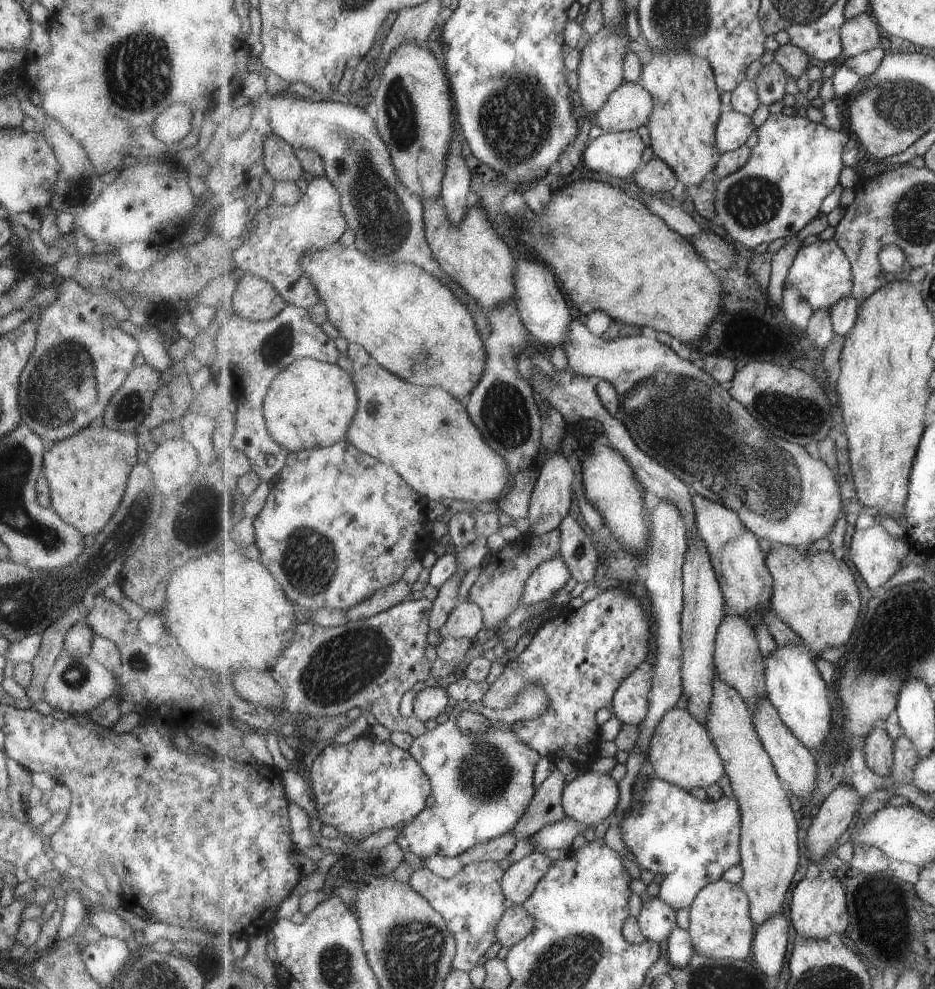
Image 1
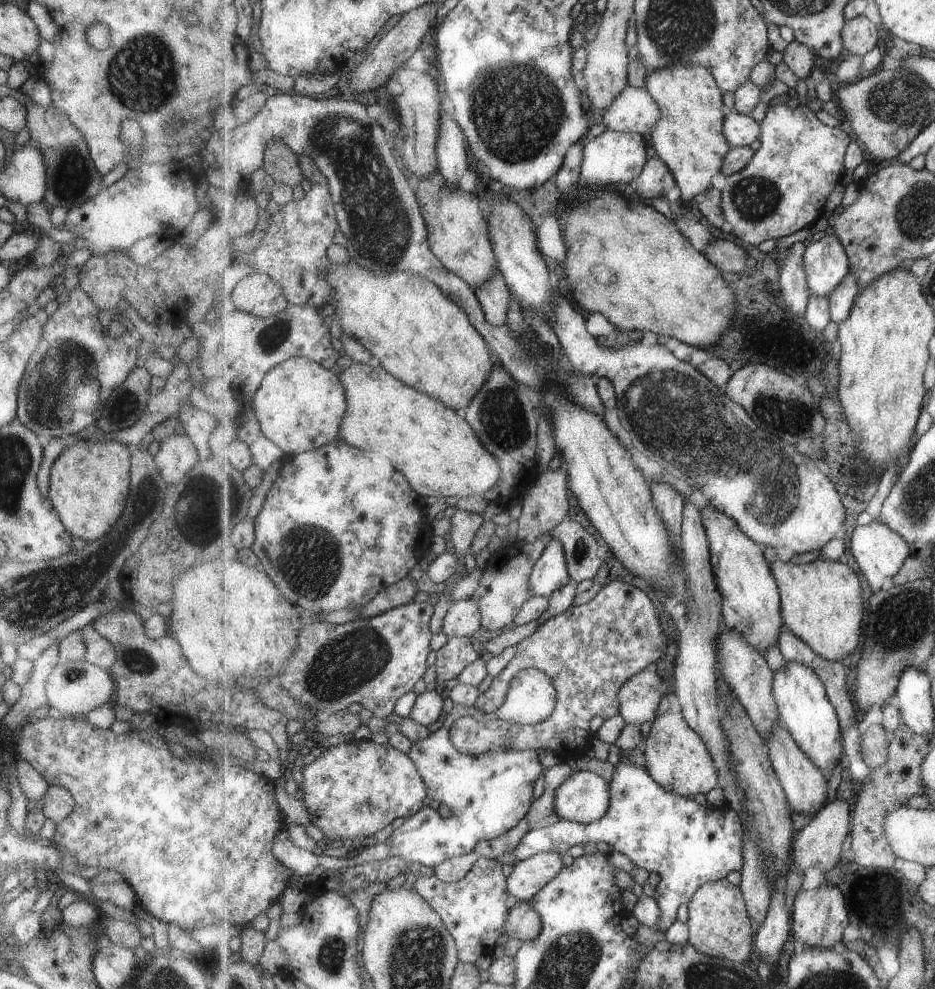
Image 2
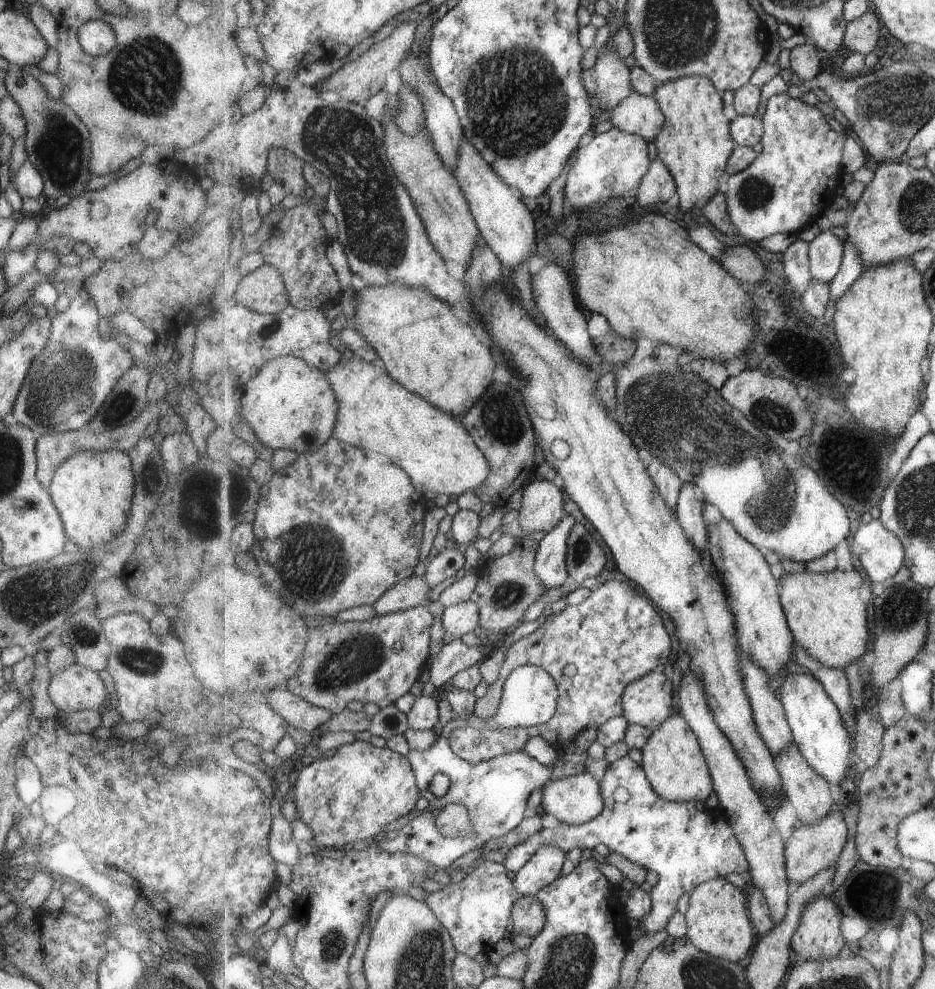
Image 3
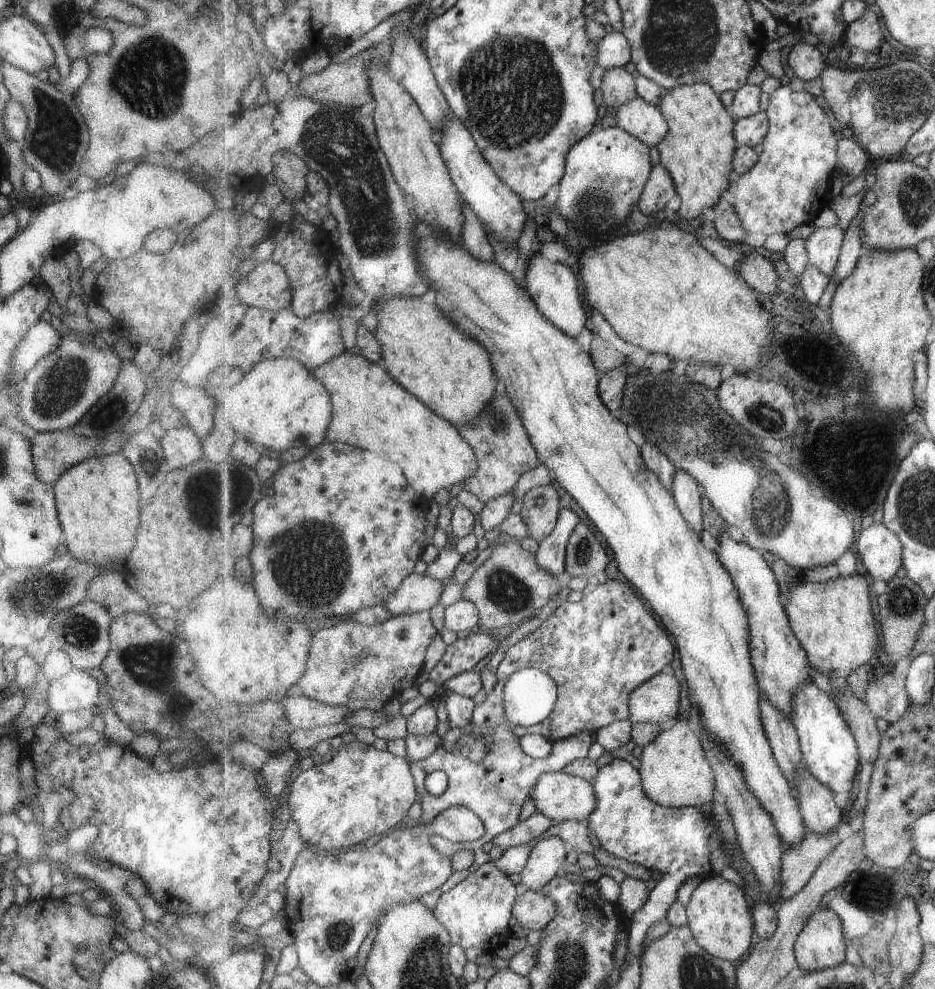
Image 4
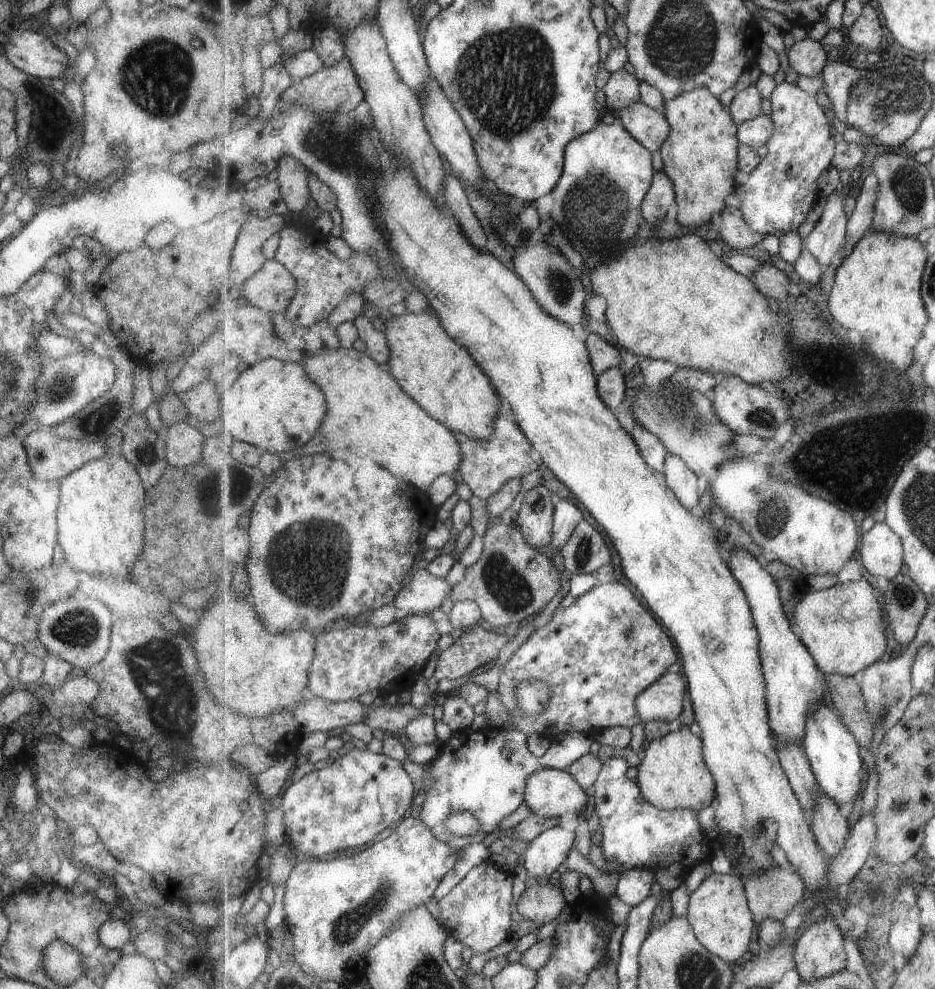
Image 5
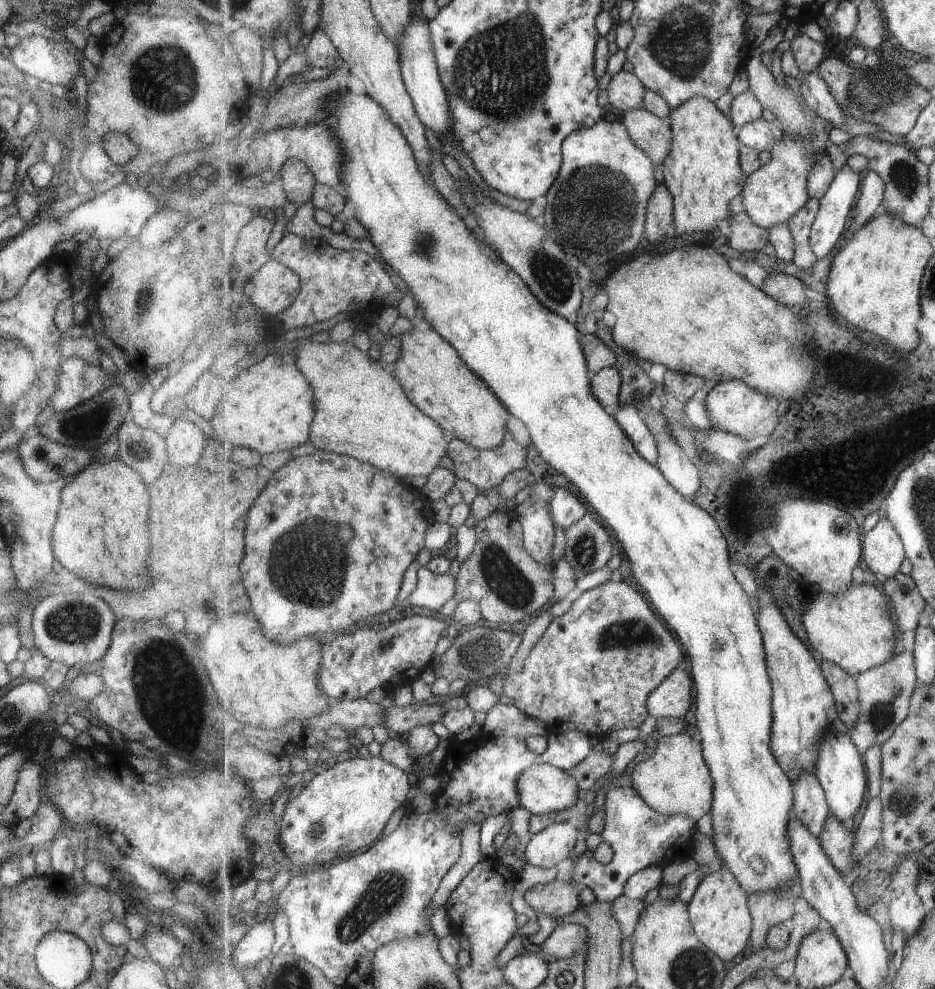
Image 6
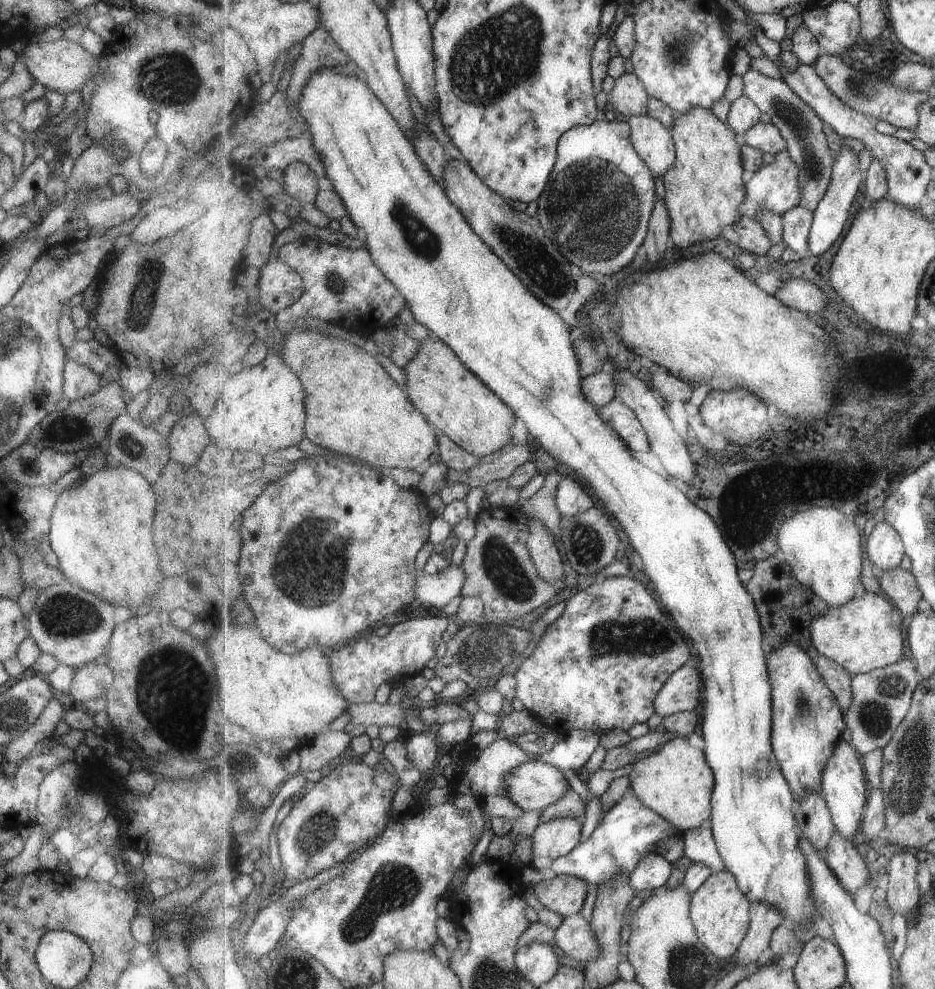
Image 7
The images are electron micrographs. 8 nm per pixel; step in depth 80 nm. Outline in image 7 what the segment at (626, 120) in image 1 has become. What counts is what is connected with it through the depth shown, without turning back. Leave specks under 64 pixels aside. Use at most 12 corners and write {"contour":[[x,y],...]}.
{"contour":[[651,115],[628,118],[655,178],[676,163],[674,132]]}

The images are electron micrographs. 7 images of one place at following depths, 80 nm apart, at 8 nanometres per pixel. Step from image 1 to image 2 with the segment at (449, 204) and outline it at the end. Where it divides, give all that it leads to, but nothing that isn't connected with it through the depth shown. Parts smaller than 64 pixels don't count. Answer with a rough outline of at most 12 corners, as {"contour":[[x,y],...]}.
{"contour":[[442,112],[436,150],[450,189],[472,170],[469,141],[456,119]]}

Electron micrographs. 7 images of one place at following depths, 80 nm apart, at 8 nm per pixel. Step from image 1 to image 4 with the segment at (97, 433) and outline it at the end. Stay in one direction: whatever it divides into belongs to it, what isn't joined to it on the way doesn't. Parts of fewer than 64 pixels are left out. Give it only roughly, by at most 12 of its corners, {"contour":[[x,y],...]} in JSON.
{"contour":[[120,452],[52,483],[61,544],[109,569],[137,528],[136,474]]}

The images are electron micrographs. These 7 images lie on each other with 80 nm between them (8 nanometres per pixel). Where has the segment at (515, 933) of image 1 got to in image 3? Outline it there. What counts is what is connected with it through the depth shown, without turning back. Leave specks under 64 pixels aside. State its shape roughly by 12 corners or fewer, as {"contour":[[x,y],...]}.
{"contour":[[520,895],[513,932],[535,938],[548,921],[536,895]]}

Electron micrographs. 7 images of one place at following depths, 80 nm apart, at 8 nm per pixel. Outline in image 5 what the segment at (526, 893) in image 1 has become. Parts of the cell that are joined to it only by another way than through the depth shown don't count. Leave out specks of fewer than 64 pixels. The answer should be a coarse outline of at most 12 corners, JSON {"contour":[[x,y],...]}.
{"contour":[[560,825],[527,844],[527,874],[552,876],[575,845]]}

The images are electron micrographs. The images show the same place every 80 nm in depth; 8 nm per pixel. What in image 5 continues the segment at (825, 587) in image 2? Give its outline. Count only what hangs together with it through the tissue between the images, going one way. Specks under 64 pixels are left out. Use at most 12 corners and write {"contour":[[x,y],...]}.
{"contour":[[879,590],[803,594],[791,623],[827,676],[885,656]]}

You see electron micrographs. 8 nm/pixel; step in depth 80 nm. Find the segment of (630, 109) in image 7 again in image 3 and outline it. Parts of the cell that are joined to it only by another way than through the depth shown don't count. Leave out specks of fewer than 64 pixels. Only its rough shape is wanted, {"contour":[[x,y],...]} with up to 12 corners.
{"contour":[[614,51],[593,69],[594,95],[614,110],[635,92],[632,70]]}

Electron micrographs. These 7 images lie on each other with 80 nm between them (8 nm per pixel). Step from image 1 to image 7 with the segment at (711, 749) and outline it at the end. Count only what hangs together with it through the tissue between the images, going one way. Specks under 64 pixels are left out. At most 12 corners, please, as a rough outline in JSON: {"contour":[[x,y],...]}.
{"contour":[[683,736],[632,765],[632,794],[683,834],[712,818],[715,774]]}

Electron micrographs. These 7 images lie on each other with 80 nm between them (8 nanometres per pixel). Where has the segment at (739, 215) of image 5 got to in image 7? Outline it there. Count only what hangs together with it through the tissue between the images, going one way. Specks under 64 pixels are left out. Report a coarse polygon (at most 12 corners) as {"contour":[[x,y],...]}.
{"contour":[[751,213],[734,230],[735,252],[769,255],[774,242]]}

